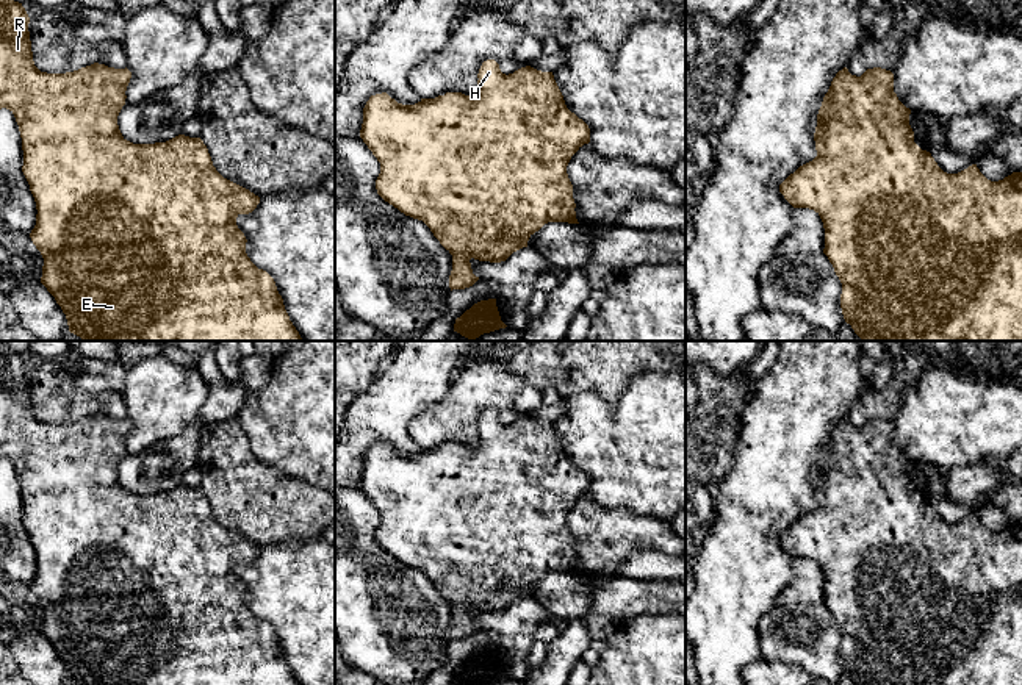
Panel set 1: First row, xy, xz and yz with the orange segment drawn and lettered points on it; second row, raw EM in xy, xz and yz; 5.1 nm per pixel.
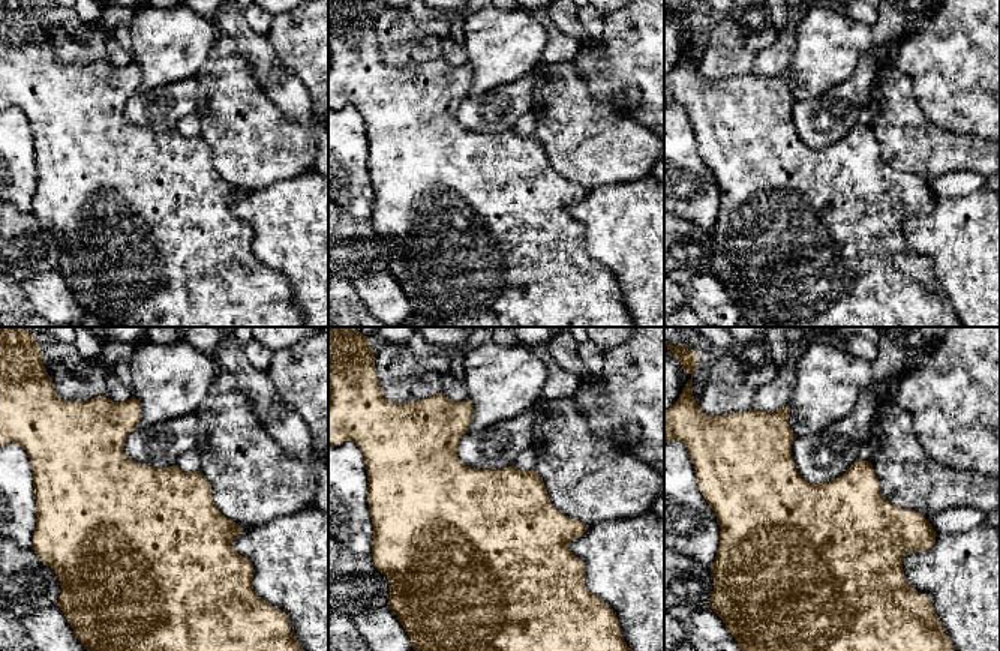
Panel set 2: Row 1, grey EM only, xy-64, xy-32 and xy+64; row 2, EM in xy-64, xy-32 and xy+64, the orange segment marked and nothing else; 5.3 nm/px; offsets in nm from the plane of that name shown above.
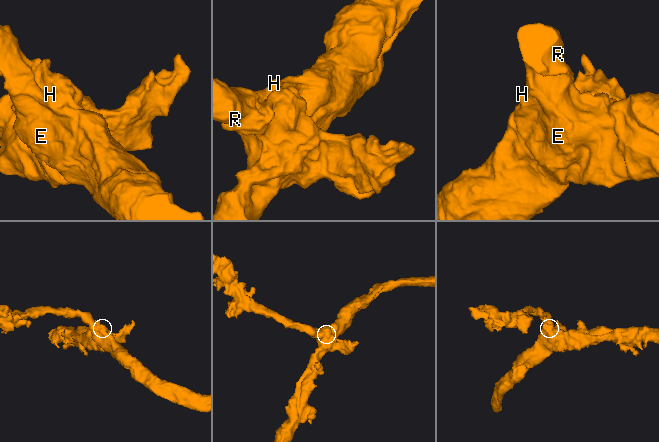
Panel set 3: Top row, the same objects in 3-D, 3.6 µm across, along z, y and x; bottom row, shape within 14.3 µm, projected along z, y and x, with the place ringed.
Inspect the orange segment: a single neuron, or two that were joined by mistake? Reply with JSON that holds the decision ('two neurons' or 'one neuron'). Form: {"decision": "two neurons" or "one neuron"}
{"decision": "one neuron"}

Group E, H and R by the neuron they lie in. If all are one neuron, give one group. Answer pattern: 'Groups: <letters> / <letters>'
Groups: E H R

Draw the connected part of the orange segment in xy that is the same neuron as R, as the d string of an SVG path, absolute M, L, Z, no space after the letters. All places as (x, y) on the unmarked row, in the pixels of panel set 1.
M0 341L0 460L9 460L19 475L23 500L22 522L36 552L36 576L30 588L44 608L41 633L55 647L66 665L74 685L299 685L285 660L274 629L258 619L246 604L246 586L236 576L239 565L252 563L260 547L249 540L224 529L213 516L207 496L200 488L178 485L166 493L133 494L117 475L117 466L125 455L125 441L131 422L94 413L74 422L41 422L33 411L28 382L30 368L22 353Z

